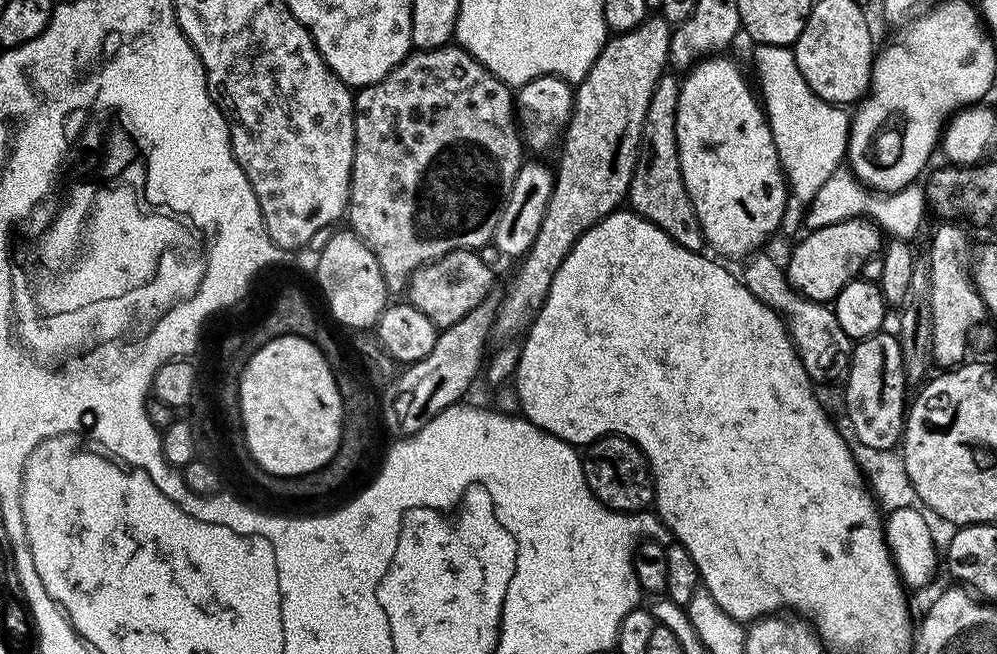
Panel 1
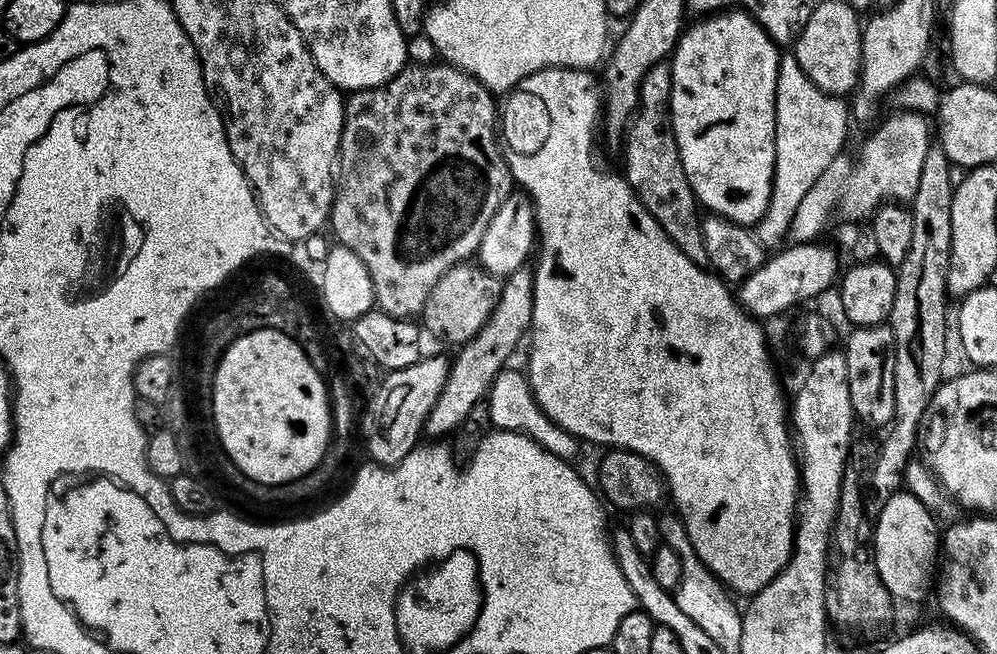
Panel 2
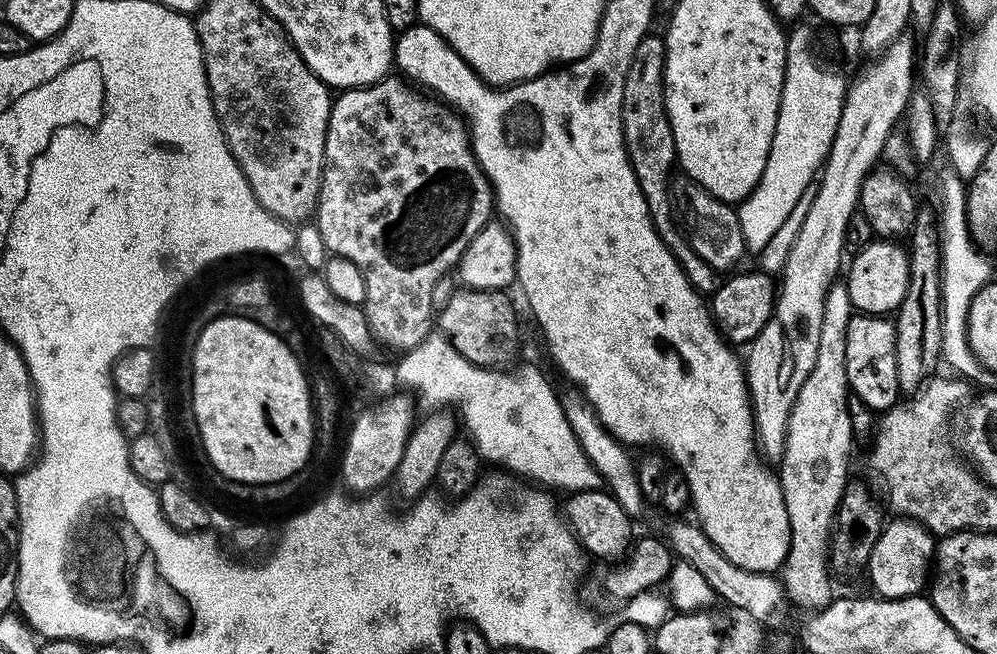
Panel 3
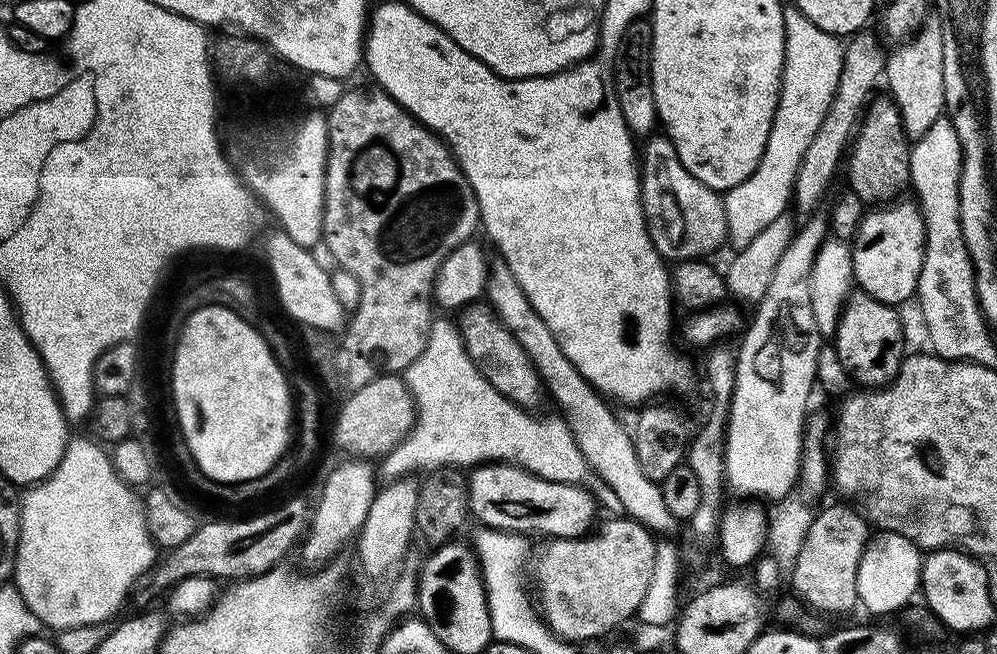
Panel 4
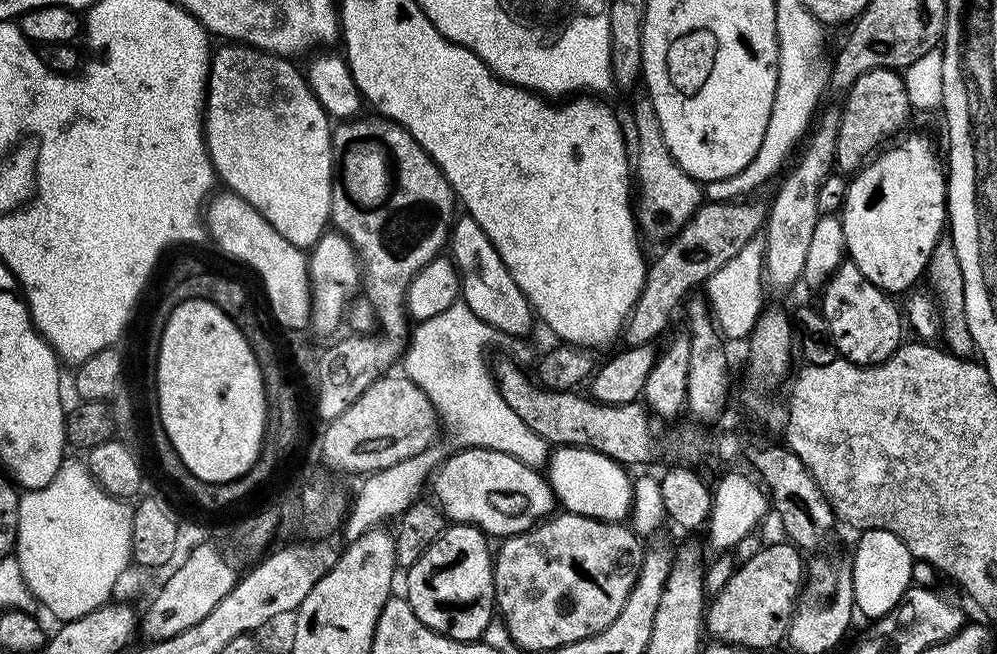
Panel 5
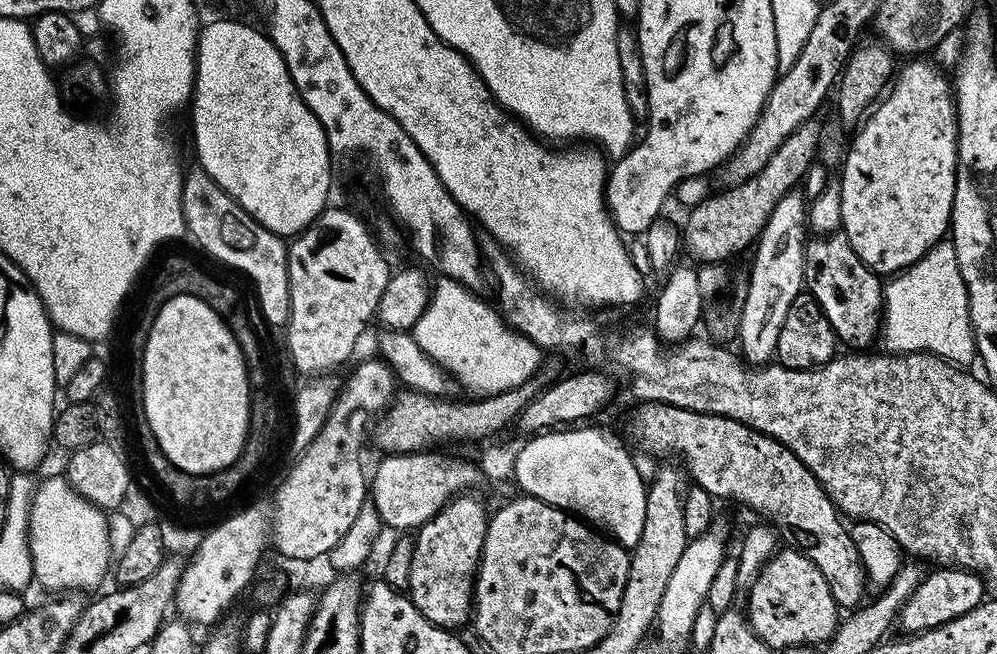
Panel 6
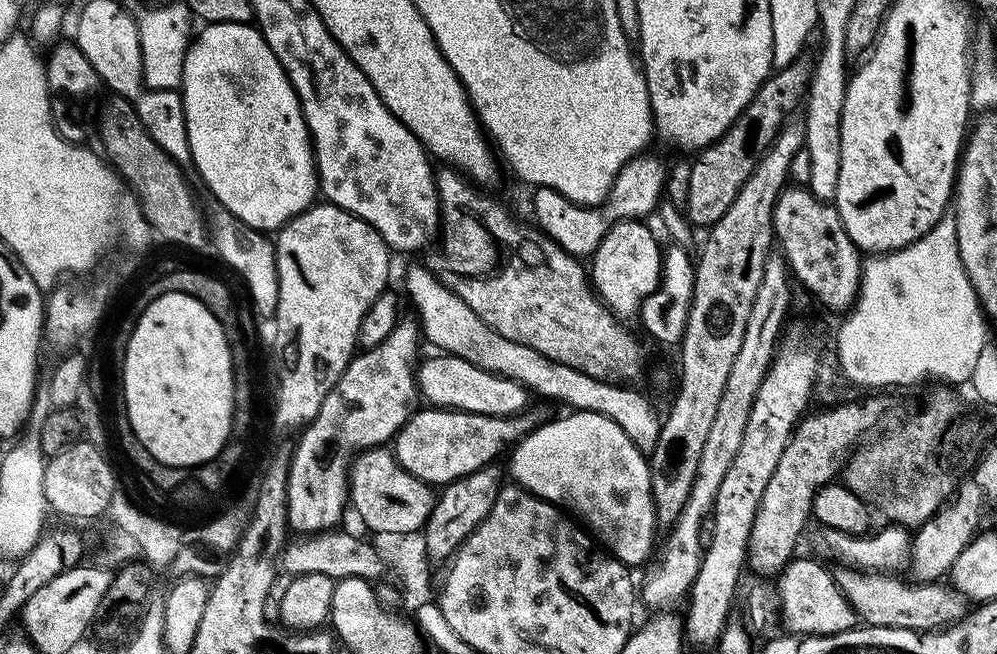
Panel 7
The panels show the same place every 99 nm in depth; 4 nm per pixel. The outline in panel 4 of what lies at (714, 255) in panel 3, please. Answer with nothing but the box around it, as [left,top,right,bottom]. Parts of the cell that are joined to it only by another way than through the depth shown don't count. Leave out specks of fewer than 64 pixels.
[638,134,728,258]

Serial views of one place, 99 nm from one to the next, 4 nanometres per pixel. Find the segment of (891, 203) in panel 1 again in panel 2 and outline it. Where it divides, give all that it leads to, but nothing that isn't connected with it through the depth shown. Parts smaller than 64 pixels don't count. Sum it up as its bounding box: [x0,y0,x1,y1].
[788,109,932,243]

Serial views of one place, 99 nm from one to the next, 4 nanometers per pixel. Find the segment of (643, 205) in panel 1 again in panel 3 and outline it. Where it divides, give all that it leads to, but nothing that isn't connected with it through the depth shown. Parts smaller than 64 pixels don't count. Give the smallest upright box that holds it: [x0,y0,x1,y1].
[622,34,718,294]

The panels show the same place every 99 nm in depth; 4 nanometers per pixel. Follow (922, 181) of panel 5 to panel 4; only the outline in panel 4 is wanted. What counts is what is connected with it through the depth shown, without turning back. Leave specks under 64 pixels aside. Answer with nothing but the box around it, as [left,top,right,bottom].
[851,202,924,306]

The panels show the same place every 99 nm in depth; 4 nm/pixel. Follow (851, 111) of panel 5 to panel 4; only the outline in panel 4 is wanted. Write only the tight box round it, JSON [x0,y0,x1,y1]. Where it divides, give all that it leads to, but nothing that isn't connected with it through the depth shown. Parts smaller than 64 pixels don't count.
[846,98,910,206]

